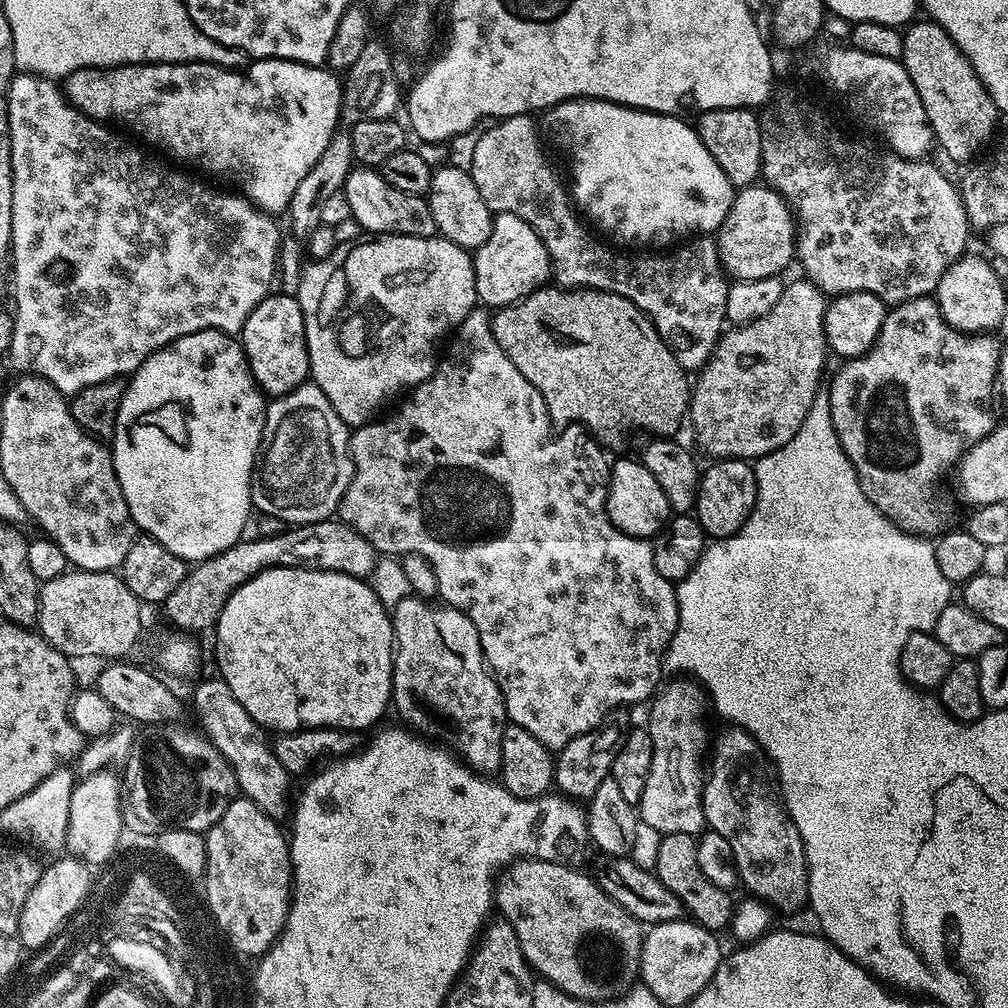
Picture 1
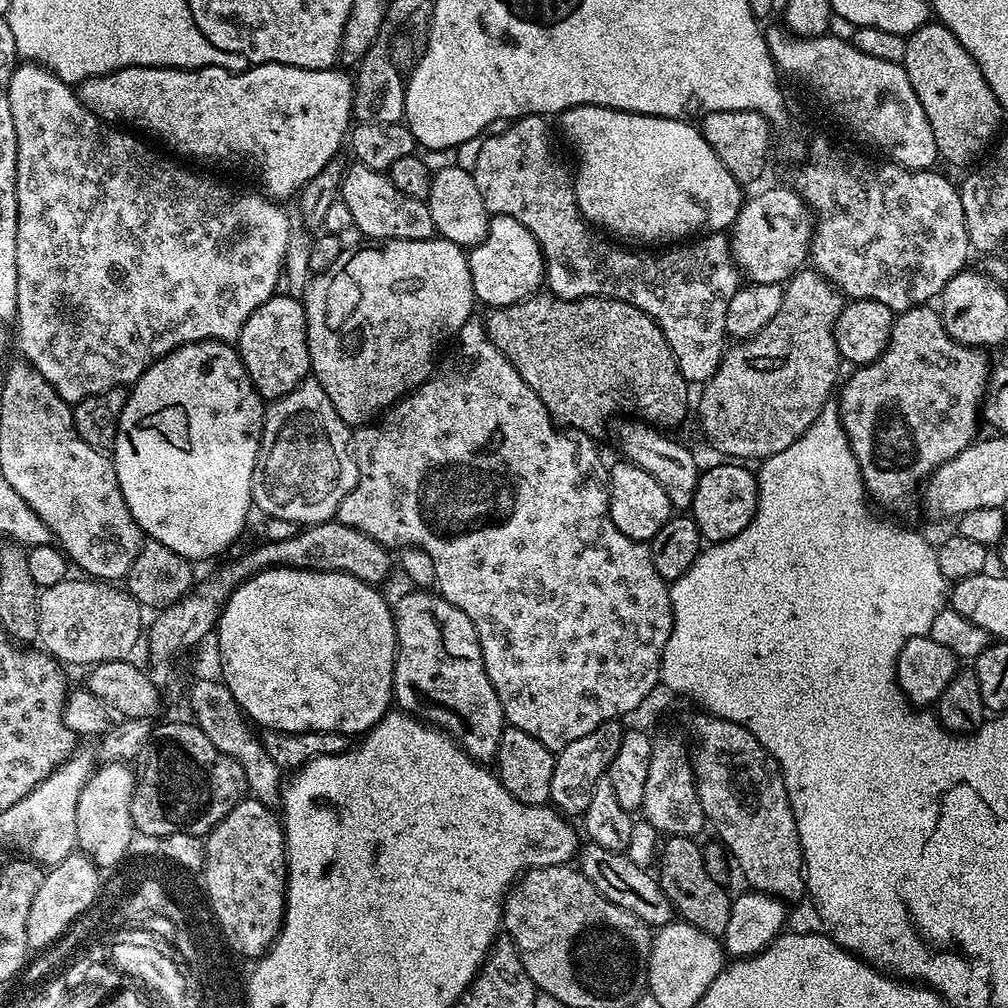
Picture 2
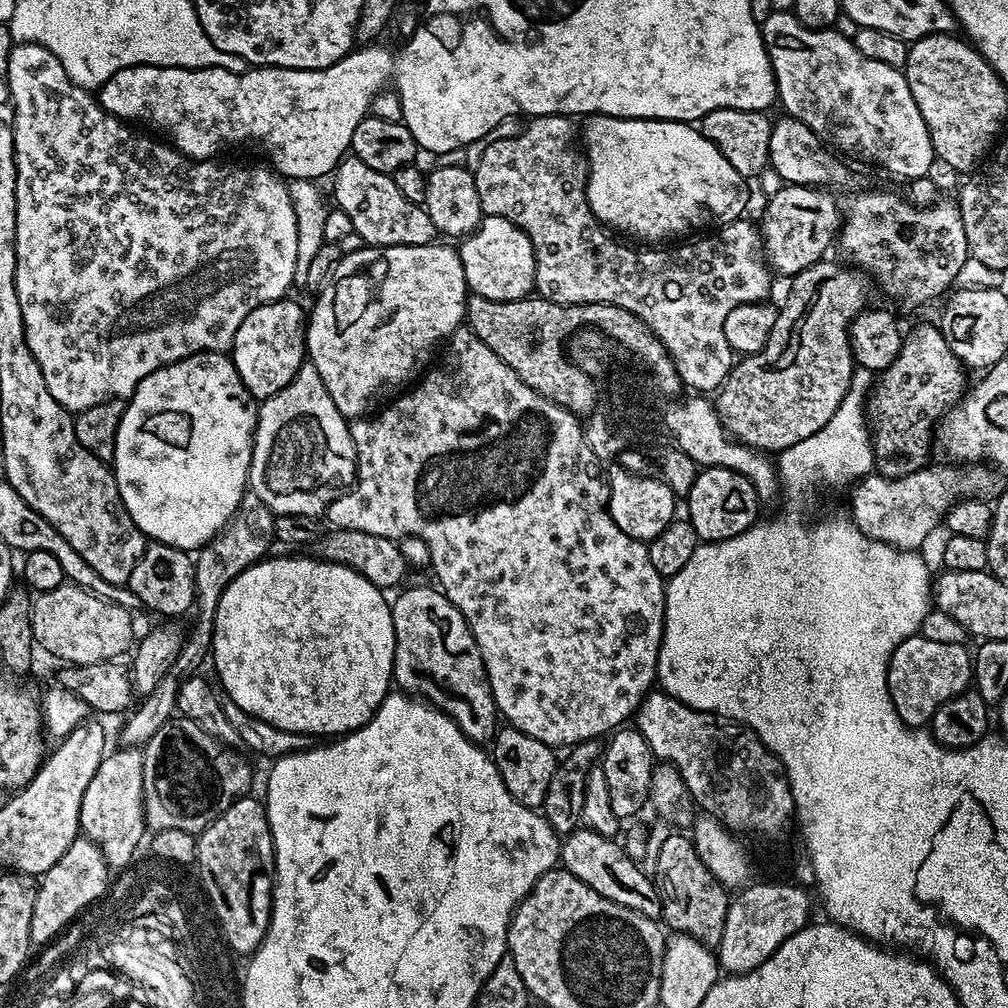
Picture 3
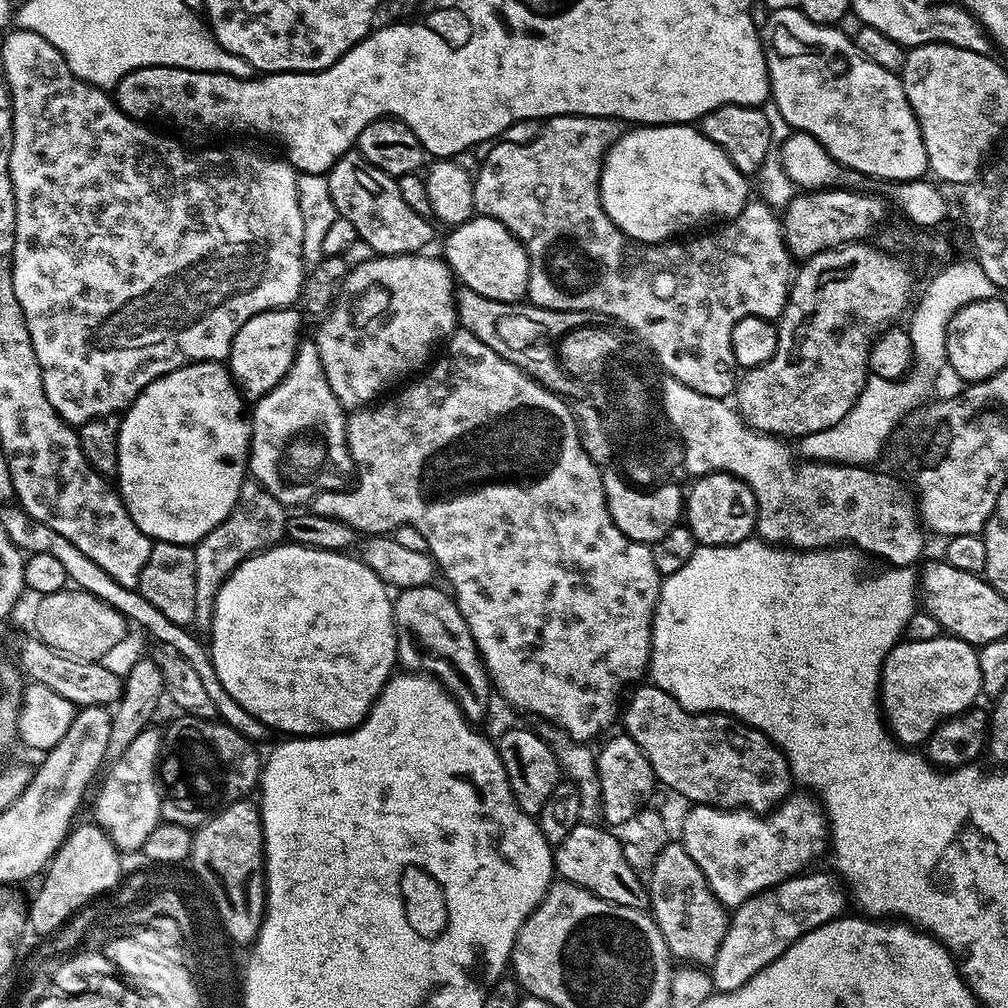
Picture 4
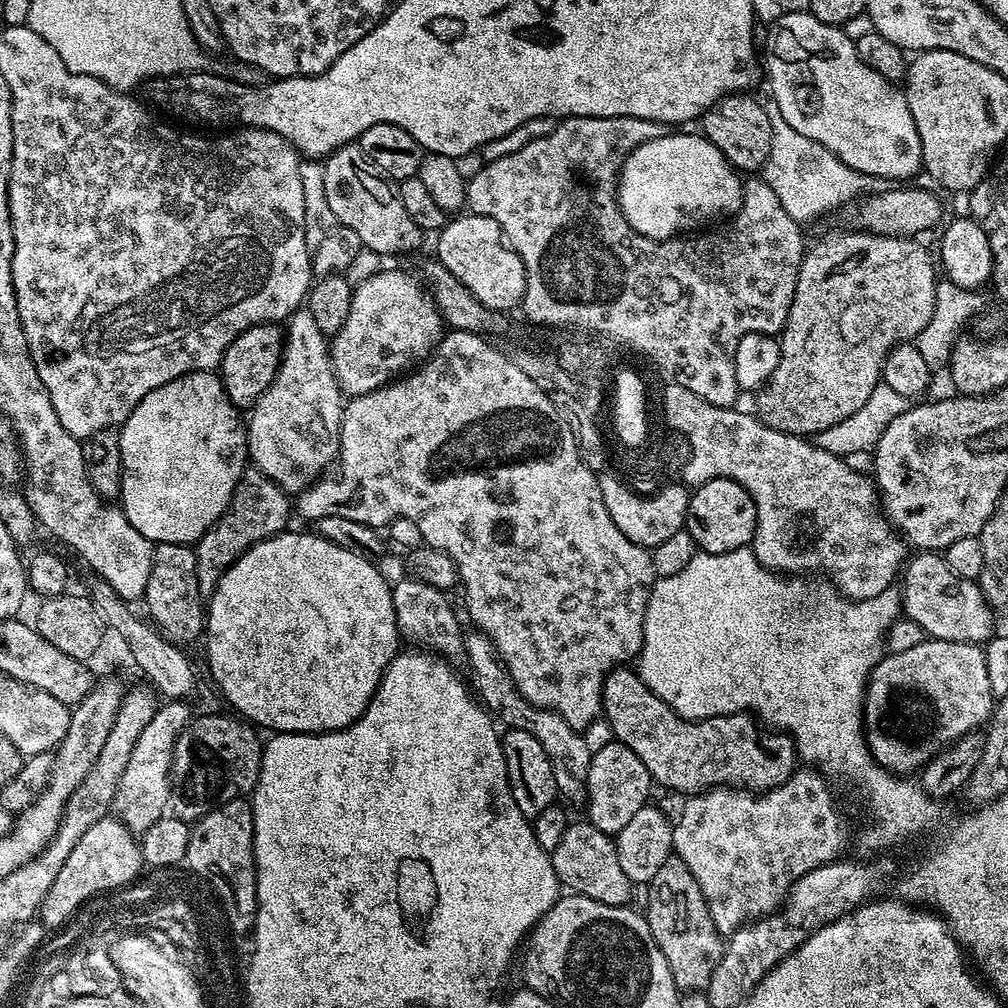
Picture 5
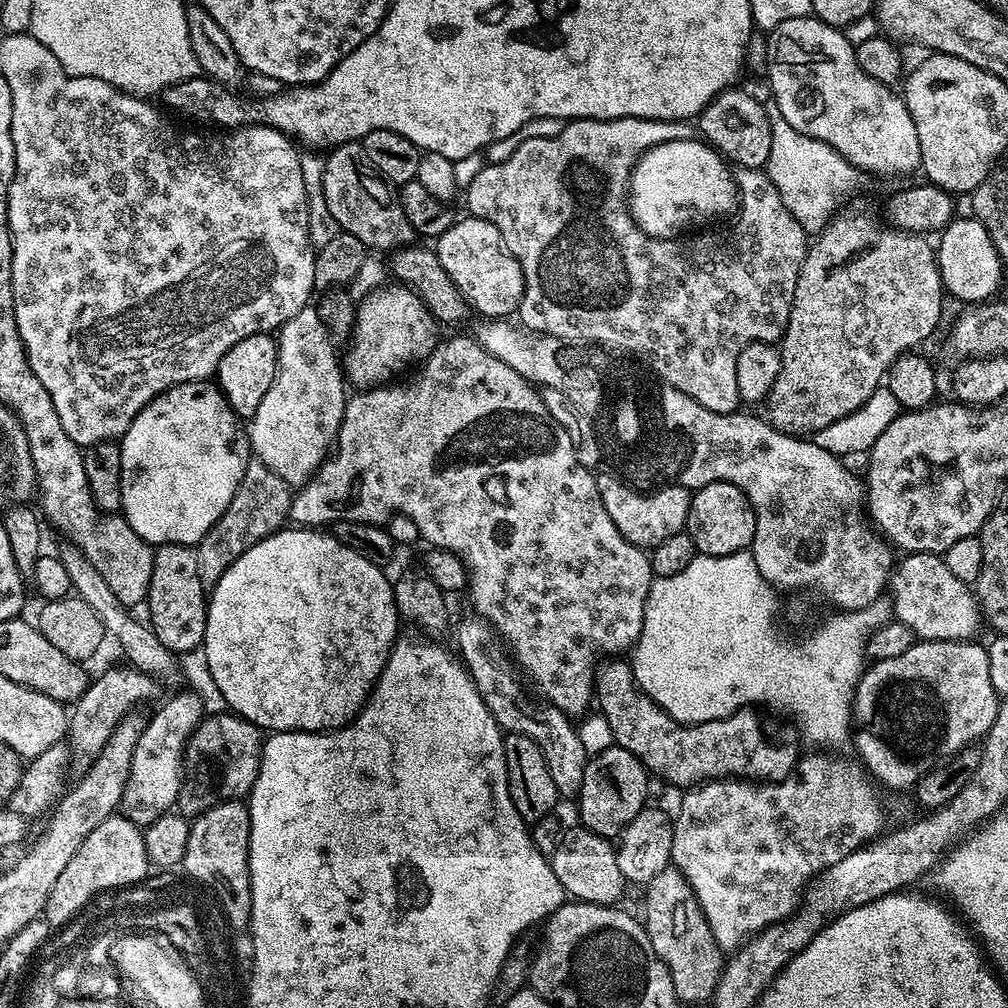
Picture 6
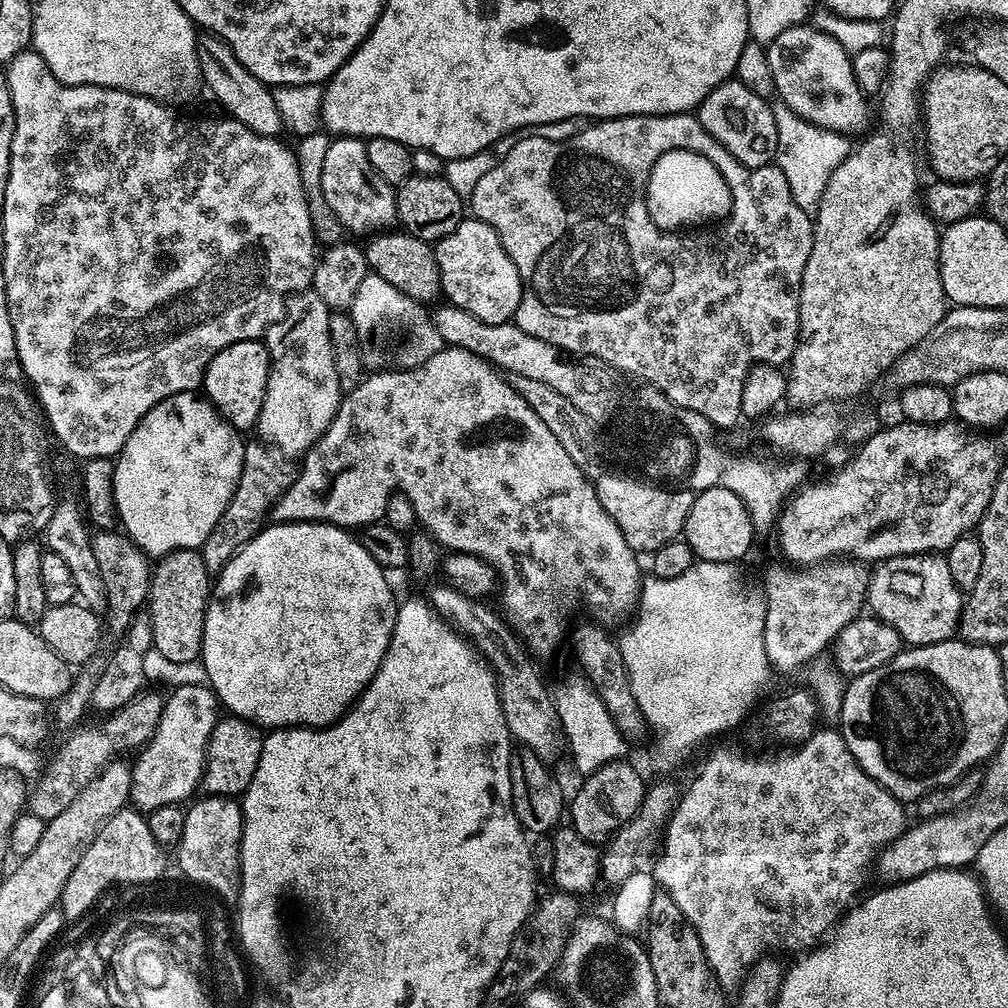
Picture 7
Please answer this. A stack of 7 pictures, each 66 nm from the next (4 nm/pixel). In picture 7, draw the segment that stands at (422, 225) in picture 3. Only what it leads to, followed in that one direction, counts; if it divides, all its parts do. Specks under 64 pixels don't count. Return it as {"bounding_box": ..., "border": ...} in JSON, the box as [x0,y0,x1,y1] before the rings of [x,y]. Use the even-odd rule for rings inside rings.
{"bounding_box":[321,136,397,234],"border":[[[346,136],[329,143],[323,159],[321,186],[326,206],[330,206],[340,219],[342,228],[349,233],[380,234],[397,223],[396,188],[388,184],[386,178],[374,170],[374,166],[370,166],[363,139]]]}

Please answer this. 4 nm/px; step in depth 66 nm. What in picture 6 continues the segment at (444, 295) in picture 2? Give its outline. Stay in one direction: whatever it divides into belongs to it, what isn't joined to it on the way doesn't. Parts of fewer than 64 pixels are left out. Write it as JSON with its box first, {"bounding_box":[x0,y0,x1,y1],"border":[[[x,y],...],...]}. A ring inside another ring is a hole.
{"bounding_box":[342,286,438,389],"border":[[[385,286],[369,293],[356,309],[356,328],[351,338],[353,348],[342,368],[347,379],[357,384],[357,389],[389,383],[401,375],[399,372],[407,364],[423,361],[438,343],[437,321],[428,313],[425,304],[409,288],[395,287]]]}

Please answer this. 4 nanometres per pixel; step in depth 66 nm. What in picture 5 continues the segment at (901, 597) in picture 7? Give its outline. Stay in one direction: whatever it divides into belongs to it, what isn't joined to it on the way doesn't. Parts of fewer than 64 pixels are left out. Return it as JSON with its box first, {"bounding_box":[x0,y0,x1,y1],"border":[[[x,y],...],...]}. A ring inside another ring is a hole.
{"bounding_box":[902,550,994,645],"border":[[[920,550],[902,569],[902,612],[905,617],[922,626],[925,637],[946,642],[983,645],[992,639],[994,629],[992,607],[986,602],[979,583],[958,578],[946,566],[943,555],[932,550]]]}

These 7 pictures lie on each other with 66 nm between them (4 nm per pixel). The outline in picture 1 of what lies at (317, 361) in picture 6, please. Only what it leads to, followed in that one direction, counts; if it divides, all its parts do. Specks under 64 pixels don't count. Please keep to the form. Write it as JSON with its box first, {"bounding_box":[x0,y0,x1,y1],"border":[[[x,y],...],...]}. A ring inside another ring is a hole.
{"bounding_box":[252,382,352,526],"border":[[[305,382],[267,405],[260,454],[252,473],[252,507],[257,513],[274,514],[274,518],[288,526],[329,519],[339,509],[340,499],[352,481],[352,473],[349,425],[338,418],[334,406],[330,406],[318,385]]]}

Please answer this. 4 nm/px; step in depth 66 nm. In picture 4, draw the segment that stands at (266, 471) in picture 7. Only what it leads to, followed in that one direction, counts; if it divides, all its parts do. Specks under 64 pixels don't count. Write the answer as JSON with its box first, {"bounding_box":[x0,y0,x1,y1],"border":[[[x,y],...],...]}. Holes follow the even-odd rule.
{"bounding_box":[192,478,289,634],"border":[[[248,478],[238,490],[238,498],[232,513],[214,530],[210,530],[194,546],[194,618],[192,624],[204,634],[212,631],[212,615],[218,598],[218,590],[222,590],[224,580],[243,560],[249,560],[257,552],[273,547],[285,539],[284,530],[289,513],[270,490]]]}

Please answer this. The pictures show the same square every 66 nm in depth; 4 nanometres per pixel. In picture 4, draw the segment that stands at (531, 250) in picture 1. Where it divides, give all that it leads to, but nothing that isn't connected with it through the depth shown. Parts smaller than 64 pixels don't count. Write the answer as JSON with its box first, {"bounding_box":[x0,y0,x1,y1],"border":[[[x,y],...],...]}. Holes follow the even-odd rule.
{"bounding_box":[443,215,528,304],"border":[[[473,215],[464,224],[455,225],[444,240],[443,259],[452,269],[453,277],[463,287],[478,290],[482,298],[514,304],[528,294],[528,255],[523,244],[502,222],[489,216]]]}

